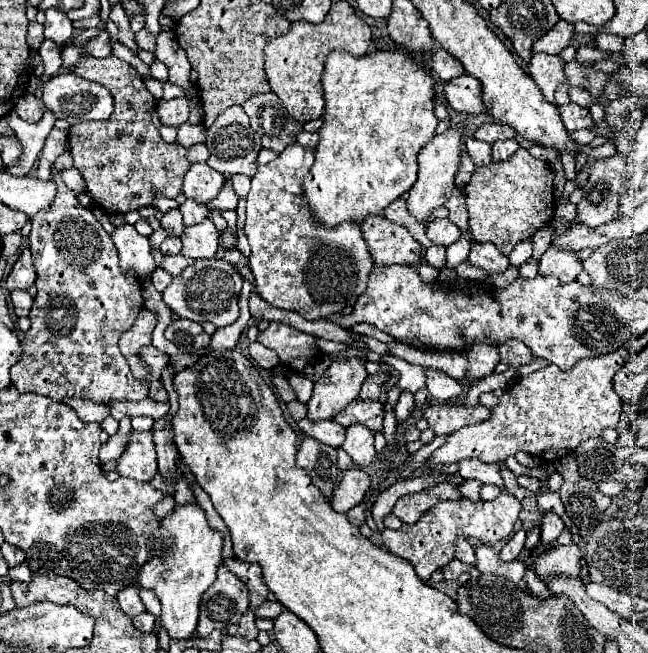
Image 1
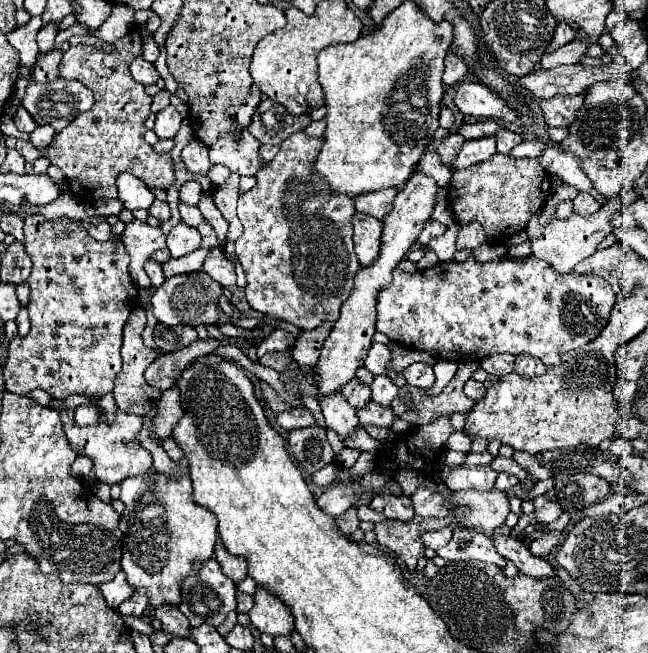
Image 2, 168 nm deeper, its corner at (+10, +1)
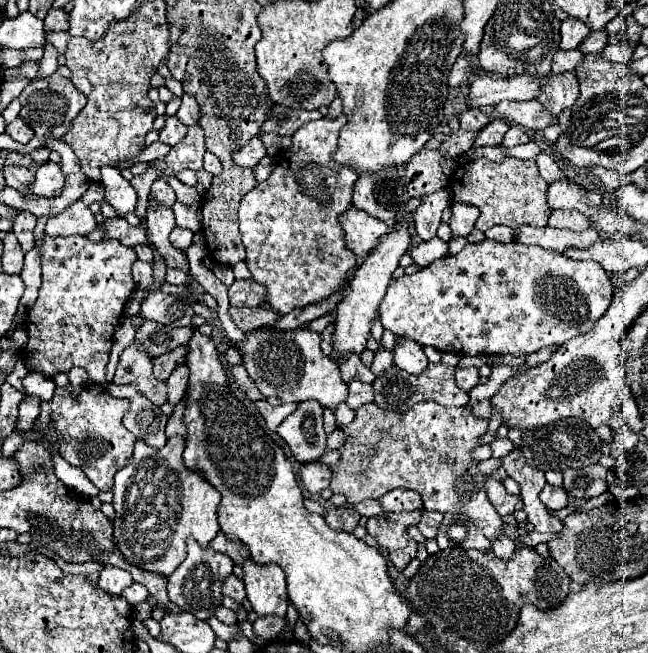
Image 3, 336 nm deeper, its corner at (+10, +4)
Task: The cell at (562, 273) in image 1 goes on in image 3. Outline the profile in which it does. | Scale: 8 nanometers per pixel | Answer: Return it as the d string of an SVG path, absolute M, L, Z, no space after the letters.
M590 224L582 232L574 230L558 230L558 228L534 228L534 226L520 226L514 230L514 236L518 242L528 246L542 246L546 250L564 252L568 248L588 248L592 242L598 240L598 230Z

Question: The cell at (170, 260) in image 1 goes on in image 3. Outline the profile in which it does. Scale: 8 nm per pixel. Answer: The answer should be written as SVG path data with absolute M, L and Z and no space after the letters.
M166 268L166 282L174 284L174 286L182 286L186 284L186 280L190 278L190 274L186 274L180 268Z

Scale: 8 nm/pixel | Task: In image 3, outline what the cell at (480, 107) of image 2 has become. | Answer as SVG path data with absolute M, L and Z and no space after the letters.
M530 100L530 102L500 102L494 104L496 112L508 120L514 122L518 126L530 128L530 130L544 130L548 124L556 122L554 116L550 116L546 112L544 106L540 106L538 100Z

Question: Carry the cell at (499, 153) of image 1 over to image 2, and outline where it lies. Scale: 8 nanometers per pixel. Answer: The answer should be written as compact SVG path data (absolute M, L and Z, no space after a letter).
M500 127L500 129L496 131L496 141L498 141L498 151L506 155L506 153L510 153L510 149L512 149L514 145L522 143L524 139L522 139L522 135L512 133L512 131L508 131L508 129Z

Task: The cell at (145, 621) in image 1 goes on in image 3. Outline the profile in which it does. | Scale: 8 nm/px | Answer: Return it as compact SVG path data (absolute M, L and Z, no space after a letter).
M134 582L132 586L128 586L128 588L122 592L122 598L124 598L126 602L130 602L132 606L136 606L136 604L140 604L140 602L146 602L146 600L150 598L150 594L148 594L148 590L146 590L142 584Z

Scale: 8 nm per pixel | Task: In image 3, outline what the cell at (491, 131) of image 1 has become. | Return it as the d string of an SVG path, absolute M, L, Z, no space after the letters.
M464 110L460 114L460 128L462 130L474 130L474 132L480 132L482 128L486 128L490 124L490 118L480 112L480 110Z

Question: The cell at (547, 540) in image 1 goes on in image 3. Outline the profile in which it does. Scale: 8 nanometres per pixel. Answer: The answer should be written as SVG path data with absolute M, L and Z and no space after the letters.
M546 484L544 490L540 492L540 500L544 502L544 506L548 510L560 510L568 504L568 496L566 496L564 488L556 488L556 486L550 486L550 484Z

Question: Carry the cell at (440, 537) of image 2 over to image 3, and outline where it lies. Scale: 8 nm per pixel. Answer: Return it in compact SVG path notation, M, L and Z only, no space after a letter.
M424 512L420 524L418 524L418 530L424 534L424 538L436 538L438 530L440 530L440 524L442 524L442 514L440 512Z

